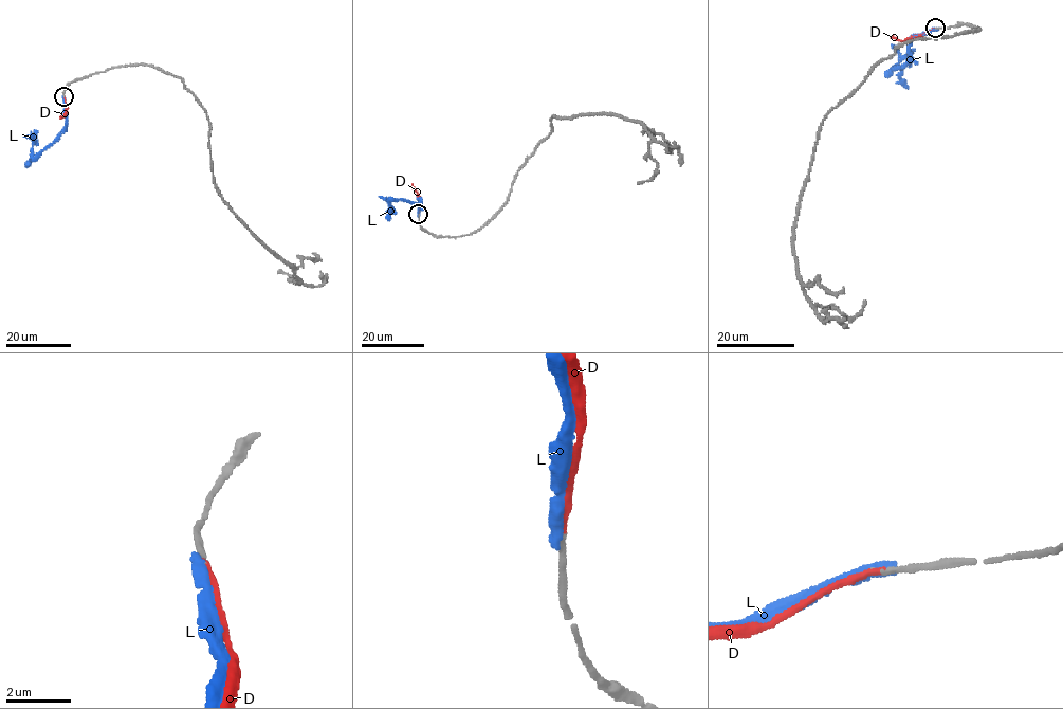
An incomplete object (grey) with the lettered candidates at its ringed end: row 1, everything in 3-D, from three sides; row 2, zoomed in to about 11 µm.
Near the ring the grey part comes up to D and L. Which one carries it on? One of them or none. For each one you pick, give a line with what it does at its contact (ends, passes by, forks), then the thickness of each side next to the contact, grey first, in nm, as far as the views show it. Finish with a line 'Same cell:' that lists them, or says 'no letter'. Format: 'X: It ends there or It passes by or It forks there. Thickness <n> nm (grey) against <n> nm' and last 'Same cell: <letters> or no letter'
D: It ends there. Thickness 180 nm (grey) against 180 nm
Same cell: D

